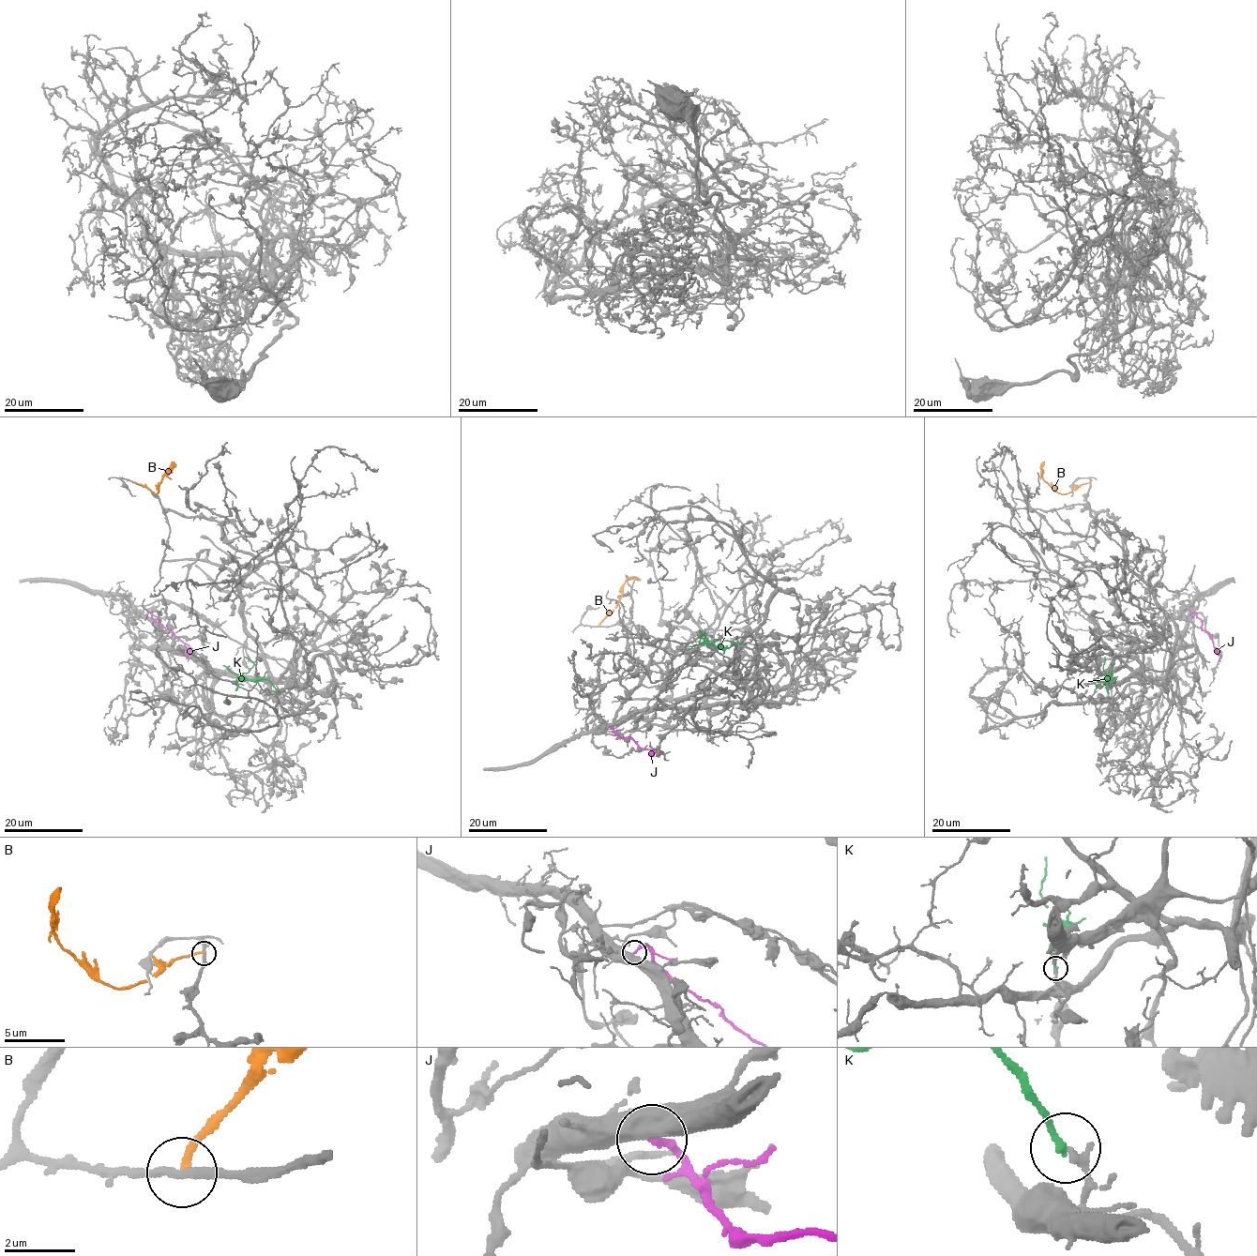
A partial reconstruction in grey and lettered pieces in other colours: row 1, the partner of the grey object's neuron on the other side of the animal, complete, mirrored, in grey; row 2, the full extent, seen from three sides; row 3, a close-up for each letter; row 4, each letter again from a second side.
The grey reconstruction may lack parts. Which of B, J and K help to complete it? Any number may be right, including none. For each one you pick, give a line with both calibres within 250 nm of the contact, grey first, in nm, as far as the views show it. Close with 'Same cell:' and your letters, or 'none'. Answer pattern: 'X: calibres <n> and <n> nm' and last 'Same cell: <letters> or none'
J: calibres 700 and 200 nm
K: calibres 260 and 200 nm
Same cell: J, K

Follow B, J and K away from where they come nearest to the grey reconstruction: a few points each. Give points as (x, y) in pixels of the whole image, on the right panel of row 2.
B: (1090, 482), (1060, 494), (1041, 476), (1043, 461)
J: (1191, 614), (1194, 612), (1201, 620), (1201, 627), (1212, 636), (1220, 661)
K: (1108, 692), (1104, 678), (1110, 678), (1104, 673), (1104, 657)

